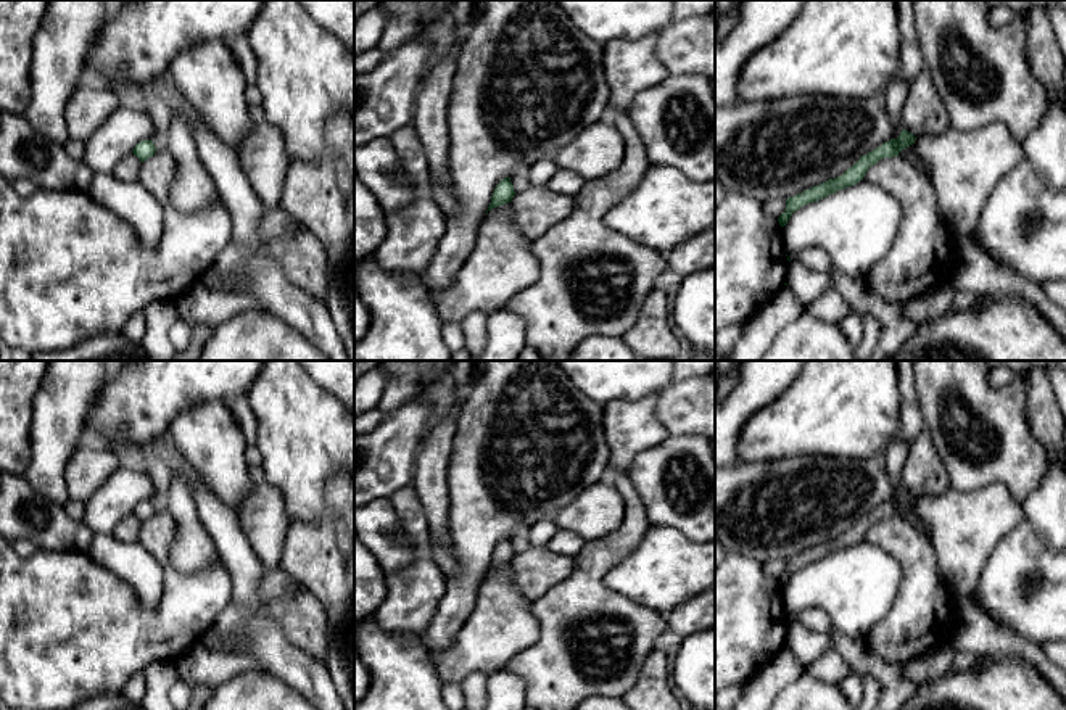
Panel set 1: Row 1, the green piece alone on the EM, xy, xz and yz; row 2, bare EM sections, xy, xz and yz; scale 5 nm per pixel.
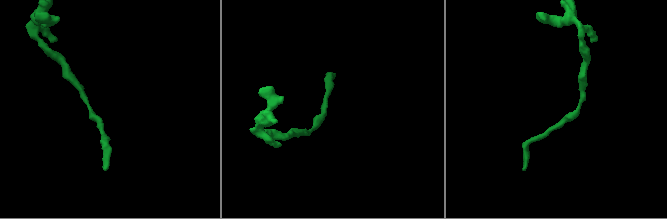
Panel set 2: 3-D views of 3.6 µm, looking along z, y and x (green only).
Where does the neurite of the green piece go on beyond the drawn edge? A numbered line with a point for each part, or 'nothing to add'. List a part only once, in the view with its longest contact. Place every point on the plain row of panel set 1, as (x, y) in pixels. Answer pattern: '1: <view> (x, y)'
nothing to add

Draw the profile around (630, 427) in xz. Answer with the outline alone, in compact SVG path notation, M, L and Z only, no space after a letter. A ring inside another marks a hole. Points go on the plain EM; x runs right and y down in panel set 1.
M657 396L638 401L610 401L604 406L602 427L610 449L610 472L630 472L634 457L670 433L657 417Z

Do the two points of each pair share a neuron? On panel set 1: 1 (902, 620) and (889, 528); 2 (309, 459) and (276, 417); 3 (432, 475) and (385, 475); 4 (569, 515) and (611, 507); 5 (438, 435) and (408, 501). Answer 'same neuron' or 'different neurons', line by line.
1: same neuron
2: same neuron
3: different neurons
4: same neuron
5: different neurons

